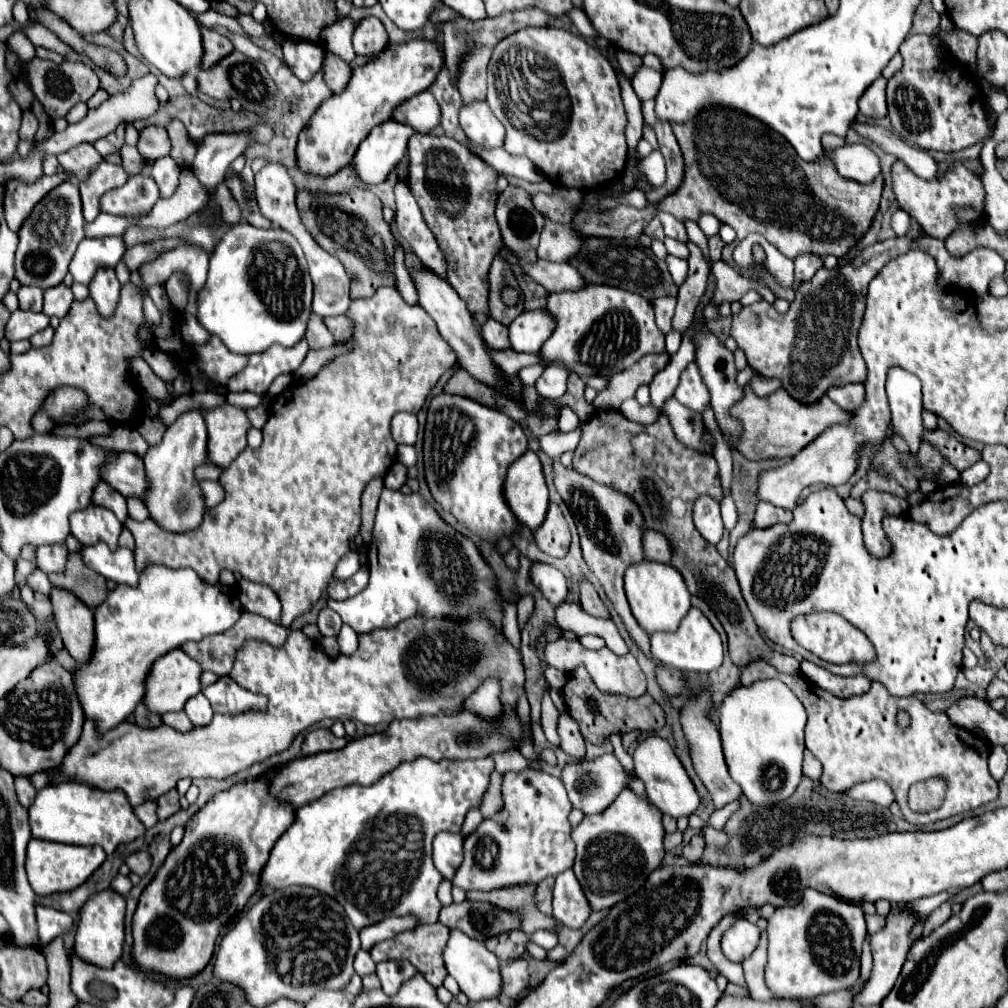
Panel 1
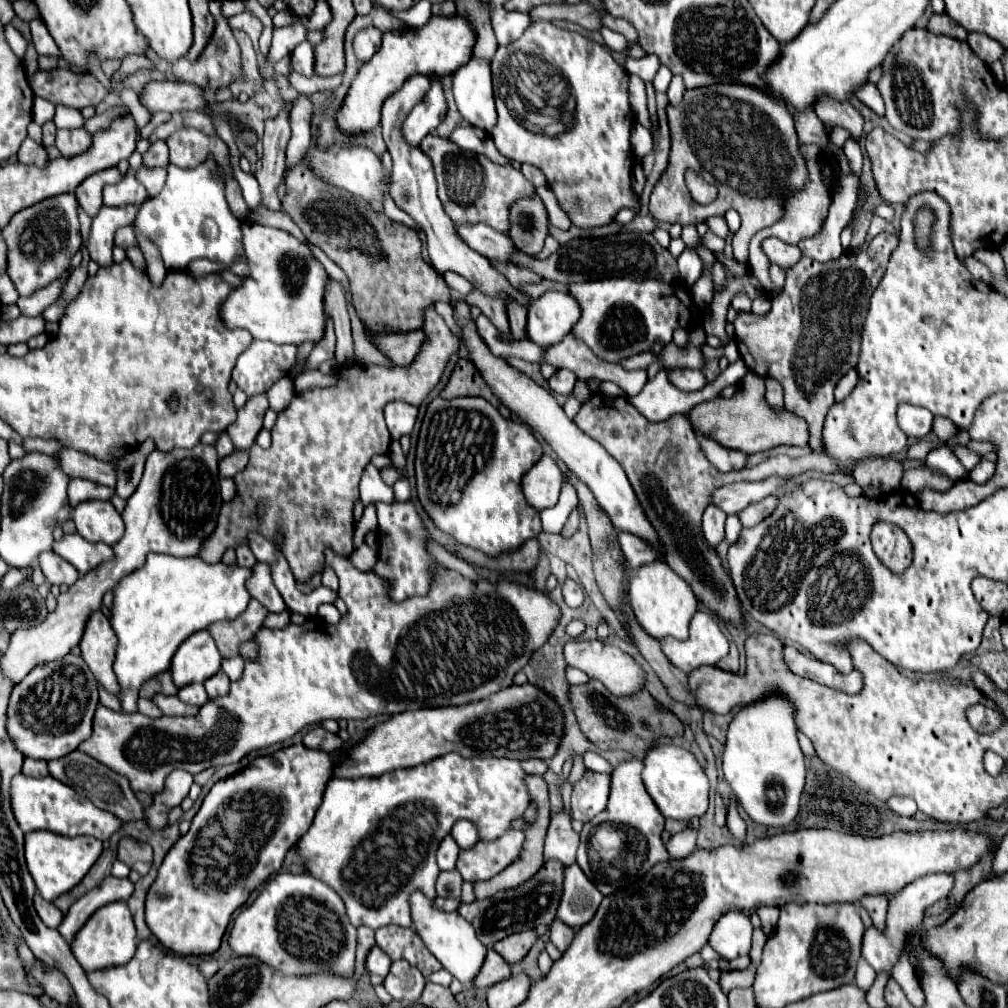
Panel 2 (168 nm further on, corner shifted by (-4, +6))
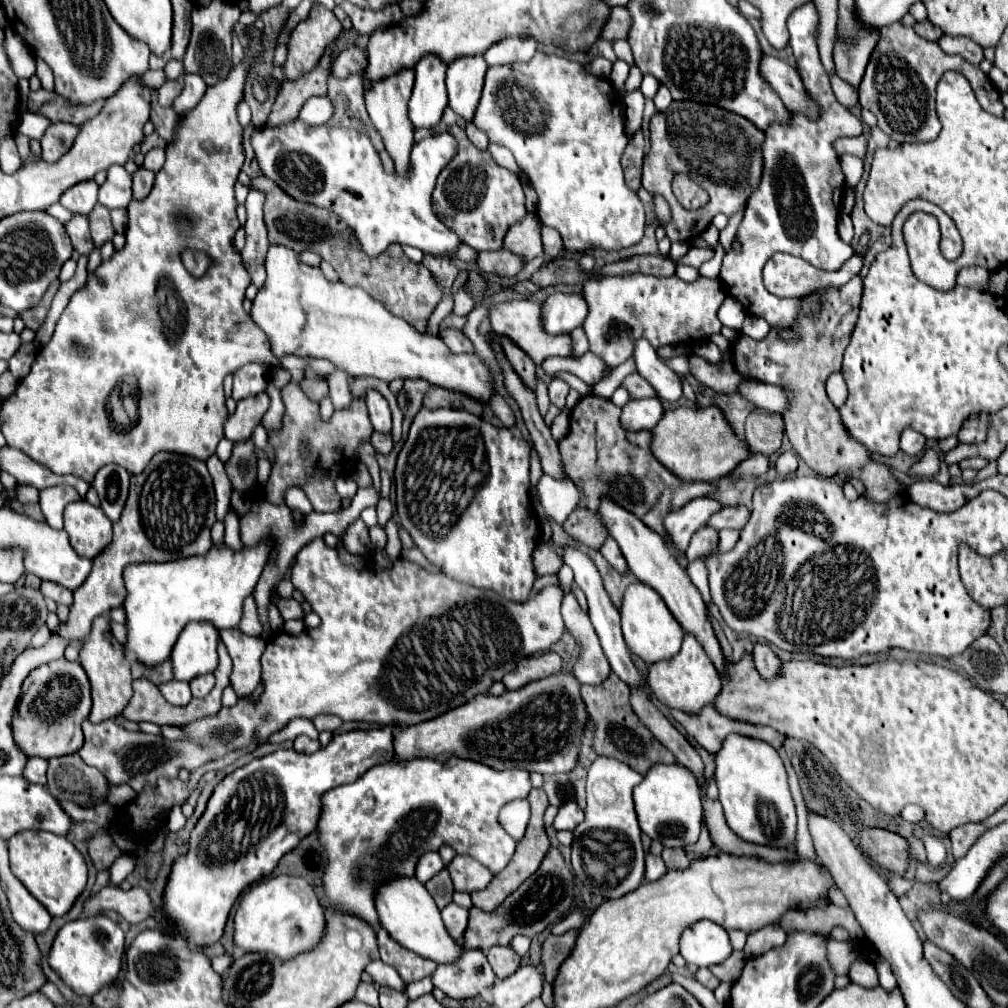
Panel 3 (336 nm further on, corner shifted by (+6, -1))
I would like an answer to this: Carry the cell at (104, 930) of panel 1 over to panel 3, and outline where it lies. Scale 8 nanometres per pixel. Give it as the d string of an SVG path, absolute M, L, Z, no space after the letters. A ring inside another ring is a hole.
M98 914L66 922L52 942L48 964L76 996L92 998L102 988L114 984L120 972L122 952L124 952L124 932L116 922Z

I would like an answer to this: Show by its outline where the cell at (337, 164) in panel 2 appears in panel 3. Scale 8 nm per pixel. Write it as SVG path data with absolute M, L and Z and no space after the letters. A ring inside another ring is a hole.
M296 118L280 128L254 128L250 144L266 178L276 182L294 200L334 212L346 222L356 246L368 256L380 256L394 242L410 244L426 254L438 256L452 252L460 244L458 236L444 226L432 210L436 178L456 154L456 140L448 132L432 134L414 144L410 172L406 176L386 174L370 136L350 128L306 128L306 124Z

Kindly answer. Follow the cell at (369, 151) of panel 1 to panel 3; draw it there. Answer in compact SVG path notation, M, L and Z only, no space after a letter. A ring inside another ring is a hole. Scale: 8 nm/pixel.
M426 54L416 66L416 82L410 98L410 120L414 128L432 128L440 122L444 108L448 106L448 96L446 96L446 62L436 56L436 54Z

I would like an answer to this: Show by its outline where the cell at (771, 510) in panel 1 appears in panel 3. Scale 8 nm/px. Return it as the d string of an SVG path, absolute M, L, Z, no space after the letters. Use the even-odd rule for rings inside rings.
M738 506L738 508L722 508L714 516L710 516L710 520L706 522L706 526L716 528L716 530L722 530L722 528L742 530L746 526L748 518L750 518L750 510L744 508L744 506Z

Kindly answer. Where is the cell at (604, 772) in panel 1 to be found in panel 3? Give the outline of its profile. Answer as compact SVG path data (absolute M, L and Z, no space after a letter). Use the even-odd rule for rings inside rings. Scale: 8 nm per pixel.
M574 800L566 802L556 814L554 830L574 830L582 820L584 820L584 812L578 808L578 804Z

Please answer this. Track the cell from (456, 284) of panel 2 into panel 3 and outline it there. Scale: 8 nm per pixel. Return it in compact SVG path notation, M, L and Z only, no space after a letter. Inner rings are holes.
M458 290L458 292L456 292L456 298L454 298L454 310L452 310L452 312L454 312L456 316L468 316L468 314L472 312L472 308L474 308L472 298L466 296L464 290Z

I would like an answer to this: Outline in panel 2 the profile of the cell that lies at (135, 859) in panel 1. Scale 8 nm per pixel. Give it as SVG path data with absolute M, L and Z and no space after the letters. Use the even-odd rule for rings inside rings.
M126 837L118 845L118 859L140 875L146 875L152 867L152 847L144 841Z

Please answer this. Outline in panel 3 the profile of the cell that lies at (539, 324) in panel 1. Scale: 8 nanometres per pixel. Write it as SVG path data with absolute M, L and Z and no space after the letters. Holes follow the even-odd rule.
M556 292L542 304L544 328L550 334L568 334L574 328L582 326L586 312L588 308L582 294Z

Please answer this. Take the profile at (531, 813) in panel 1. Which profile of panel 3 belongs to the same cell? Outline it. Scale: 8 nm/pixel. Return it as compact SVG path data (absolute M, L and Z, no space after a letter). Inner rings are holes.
M456 856L450 862L448 872L452 876L454 888L460 892L482 890L492 880L492 874L488 872L488 868L484 868L478 860L474 860L470 856Z

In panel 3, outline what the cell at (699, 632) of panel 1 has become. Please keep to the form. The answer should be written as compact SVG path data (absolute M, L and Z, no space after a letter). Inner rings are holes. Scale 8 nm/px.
M692 634L684 636L682 648L674 658L670 658L668 662L656 662L648 668L648 686L666 708L688 714L698 714L704 706L712 704L718 692L722 690L722 682L718 678L714 664L704 654L700 642Z

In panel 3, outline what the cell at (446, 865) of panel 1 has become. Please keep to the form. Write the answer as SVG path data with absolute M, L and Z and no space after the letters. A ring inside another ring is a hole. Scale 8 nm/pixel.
M426 852L426 854L422 854L422 862L418 862L416 878L424 884L424 882L428 882L432 876L436 876L442 868L444 868L444 864L442 864L442 860L440 860L440 854L438 854L438 852Z

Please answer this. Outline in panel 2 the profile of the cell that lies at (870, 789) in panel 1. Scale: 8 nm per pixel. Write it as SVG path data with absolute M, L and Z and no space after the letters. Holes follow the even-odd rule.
M890 797L886 801L898 815L904 815L904 817L910 817L916 813L916 803L908 797Z

